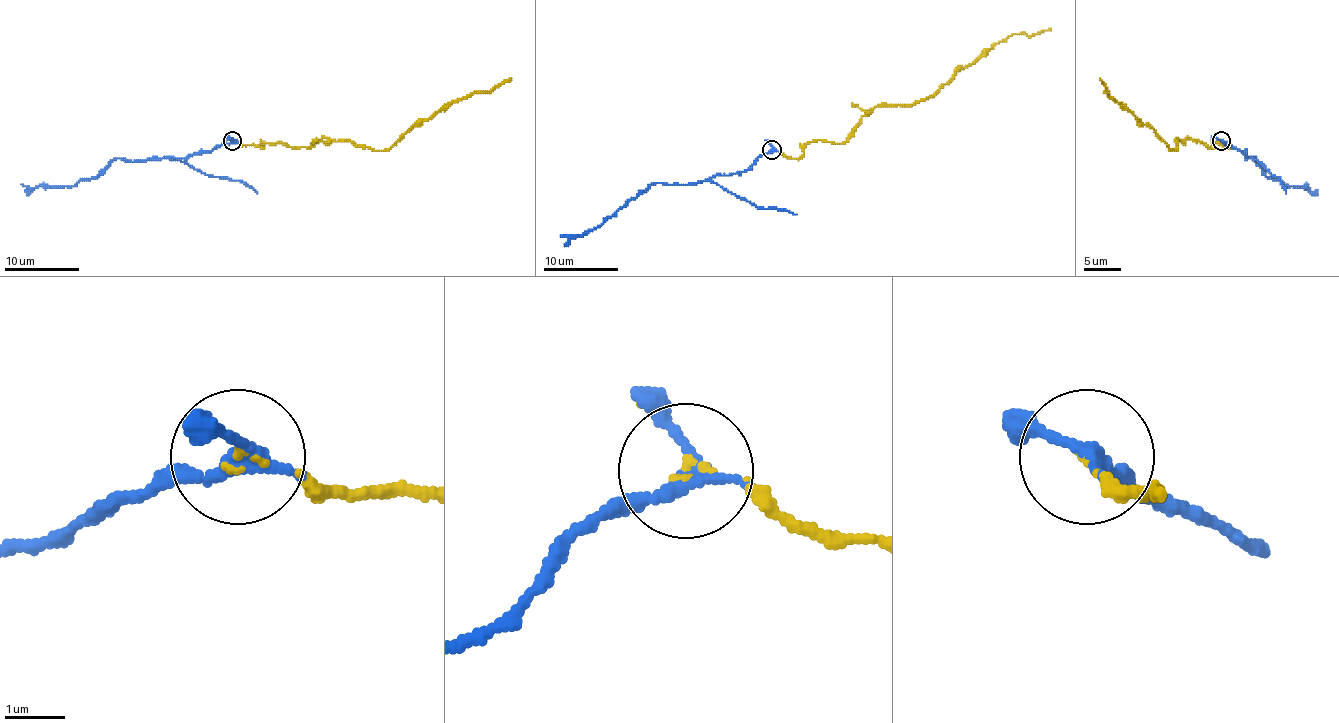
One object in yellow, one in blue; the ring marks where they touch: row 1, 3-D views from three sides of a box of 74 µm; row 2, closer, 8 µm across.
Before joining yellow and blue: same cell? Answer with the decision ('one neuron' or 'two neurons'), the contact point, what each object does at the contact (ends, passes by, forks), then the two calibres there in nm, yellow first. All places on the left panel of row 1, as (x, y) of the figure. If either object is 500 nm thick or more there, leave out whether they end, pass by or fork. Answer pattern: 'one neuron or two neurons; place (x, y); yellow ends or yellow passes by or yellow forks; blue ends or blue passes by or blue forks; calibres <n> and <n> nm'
one neuron; place (232, 141); yellow ends; blue passes by; calibres 90 and 280 nm

